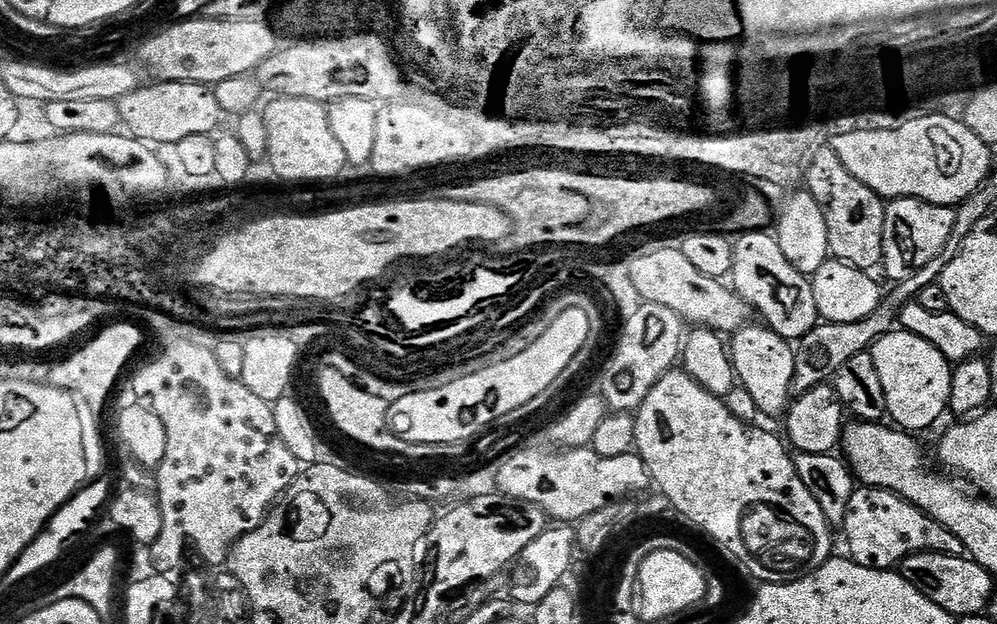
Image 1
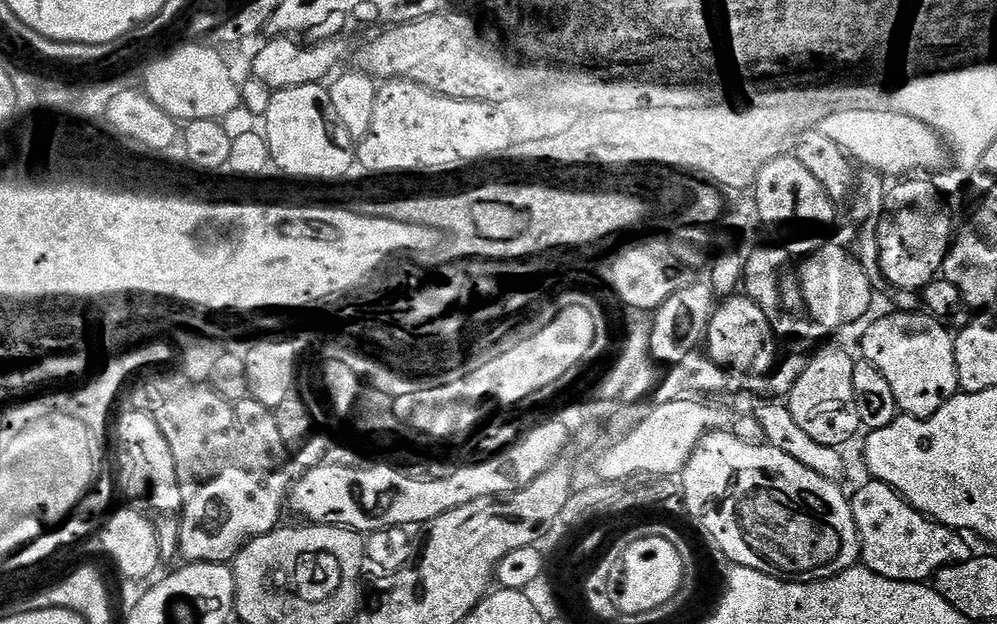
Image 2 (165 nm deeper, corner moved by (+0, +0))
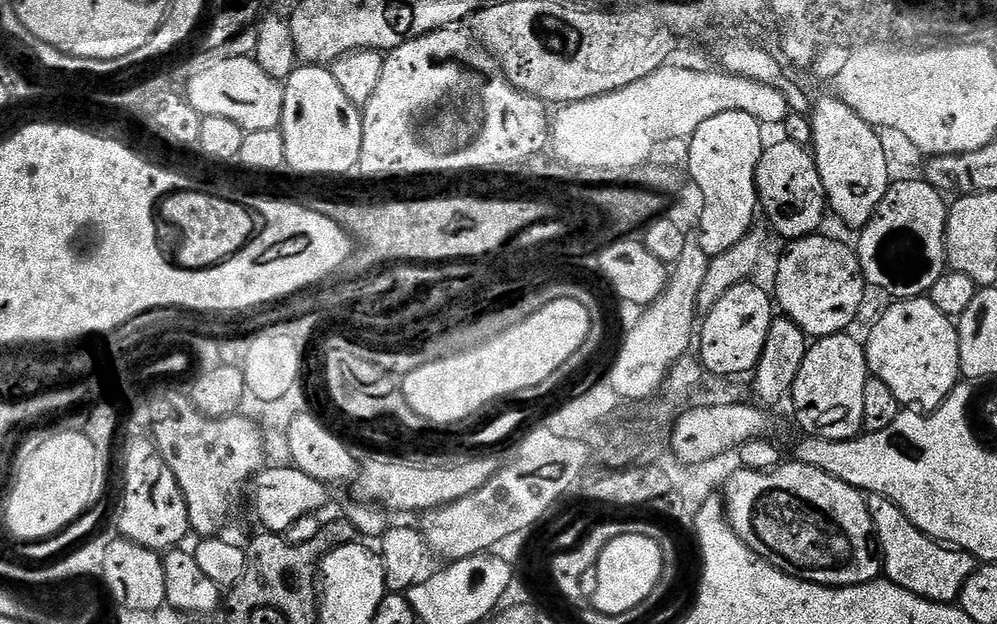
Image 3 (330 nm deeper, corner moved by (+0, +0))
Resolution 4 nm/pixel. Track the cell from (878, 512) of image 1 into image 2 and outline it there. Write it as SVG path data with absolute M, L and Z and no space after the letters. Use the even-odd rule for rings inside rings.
M874 479L867 483L850 496L854 522L860 535L863 567L887 580L922 584L931 581L946 566L972 559L974 549L968 545L969 537L965 533L929 520L907 504L889 484Z

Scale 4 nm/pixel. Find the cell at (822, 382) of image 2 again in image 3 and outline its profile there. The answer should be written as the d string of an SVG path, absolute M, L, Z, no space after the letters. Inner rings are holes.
M848 332L819 337L809 347L806 358L802 358L802 370L798 370L790 393L796 420L805 428L803 431L829 442L857 439L864 427L862 394L869 378L868 354L861 341L859 344Z

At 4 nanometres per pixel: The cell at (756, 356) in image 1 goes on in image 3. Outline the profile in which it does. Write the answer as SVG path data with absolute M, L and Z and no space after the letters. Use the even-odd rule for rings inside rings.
M745 282L726 290L726 294L722 294L722 298L718 298L718 302L714 302L712 309L703 317L698 328L698 359L705 373L712 375L713 372L716 376L755 373L774 319L774 300L769 289L767 292L752 283Z

